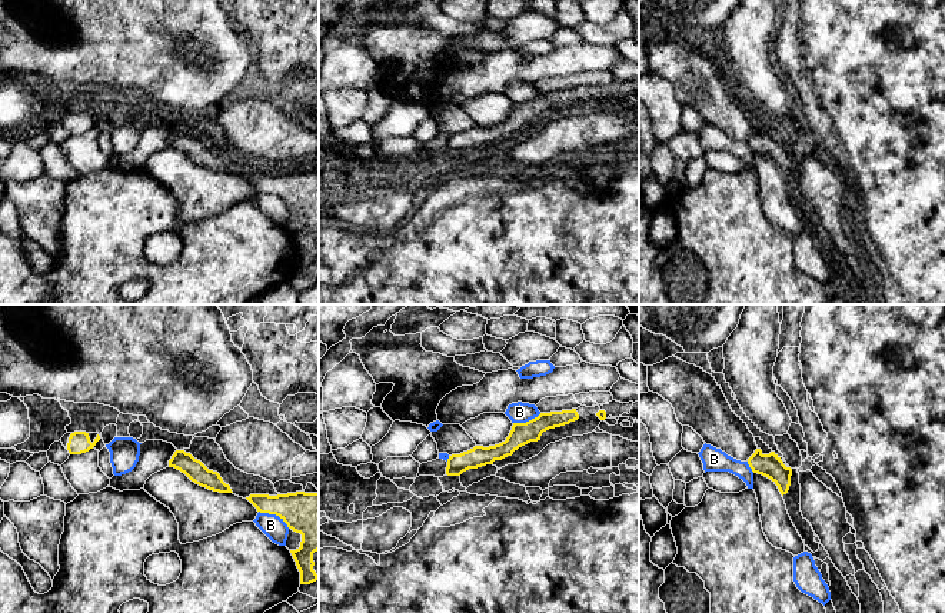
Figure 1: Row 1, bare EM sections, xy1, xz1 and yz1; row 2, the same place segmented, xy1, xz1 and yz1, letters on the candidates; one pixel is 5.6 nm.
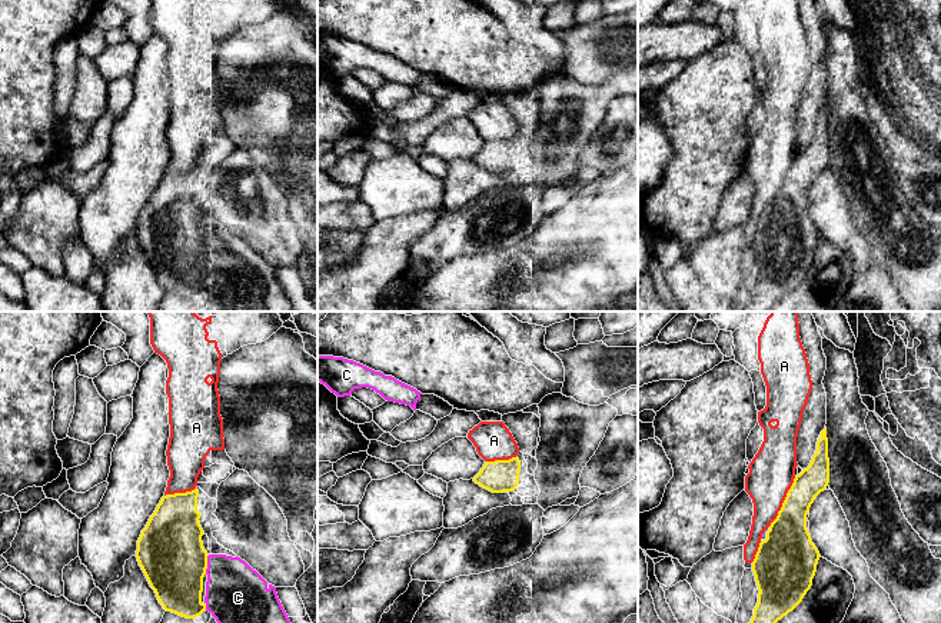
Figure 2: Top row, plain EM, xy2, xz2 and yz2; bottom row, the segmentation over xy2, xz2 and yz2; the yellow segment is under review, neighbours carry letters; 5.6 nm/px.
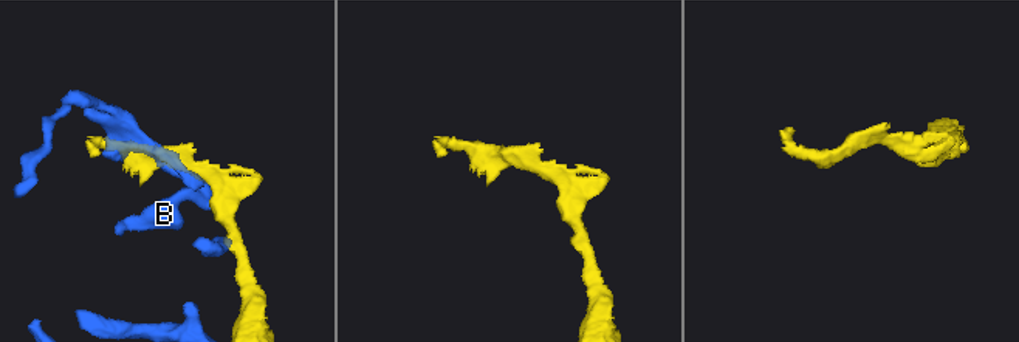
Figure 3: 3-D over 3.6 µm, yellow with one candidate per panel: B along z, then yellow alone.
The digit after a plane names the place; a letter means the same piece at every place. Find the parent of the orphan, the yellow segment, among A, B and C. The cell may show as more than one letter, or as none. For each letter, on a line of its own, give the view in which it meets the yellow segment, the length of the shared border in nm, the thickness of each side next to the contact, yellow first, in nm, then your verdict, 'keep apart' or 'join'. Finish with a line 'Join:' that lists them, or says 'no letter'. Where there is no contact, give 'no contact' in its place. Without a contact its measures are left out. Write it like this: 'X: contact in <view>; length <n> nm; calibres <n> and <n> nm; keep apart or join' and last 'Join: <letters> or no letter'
A: contact in yz2; length 320 nm; calibres 260 and 260 nm; keep apart
B: contact in xy1; length 200 nm; calibres 280 and 120 nm; keep apart
C: contact in xy2; length 110 nm; calibres 380 and 340 nm; join
Join: C

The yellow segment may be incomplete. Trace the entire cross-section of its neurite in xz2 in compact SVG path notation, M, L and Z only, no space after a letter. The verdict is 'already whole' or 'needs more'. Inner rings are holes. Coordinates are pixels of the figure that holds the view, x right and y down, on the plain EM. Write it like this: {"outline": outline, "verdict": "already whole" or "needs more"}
{"outline": "M509 140L485 141L473 161L492 173L512 171L519 164L521 141Z", "verdict": "already whole"}

